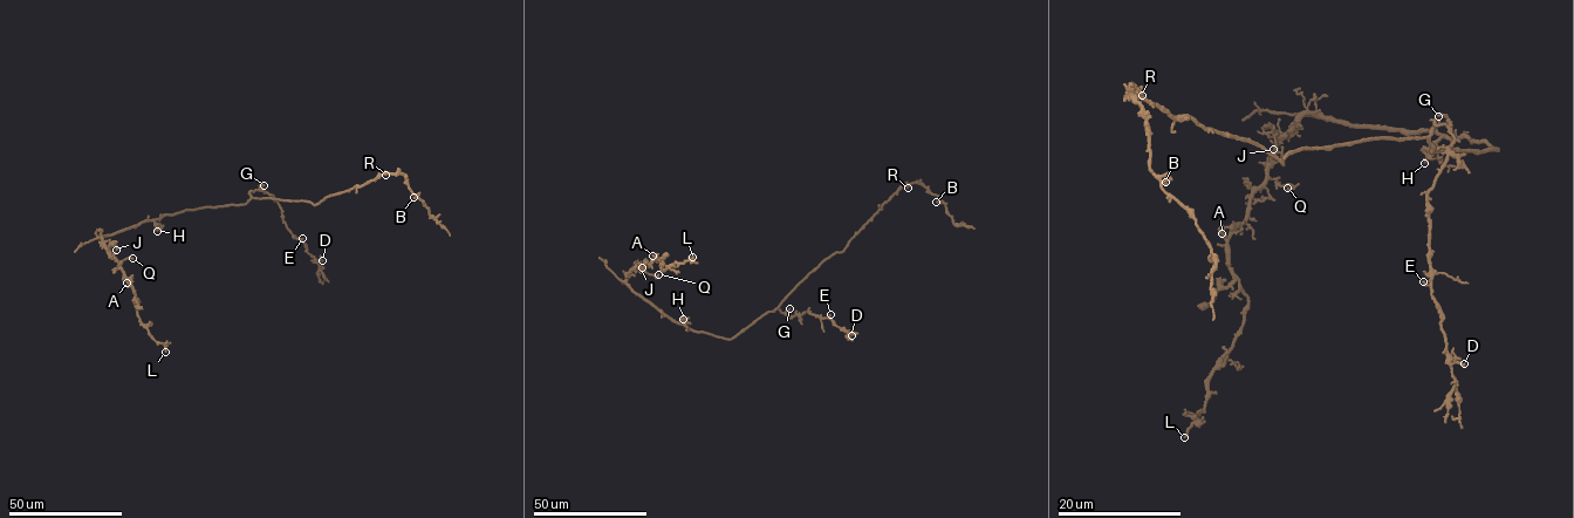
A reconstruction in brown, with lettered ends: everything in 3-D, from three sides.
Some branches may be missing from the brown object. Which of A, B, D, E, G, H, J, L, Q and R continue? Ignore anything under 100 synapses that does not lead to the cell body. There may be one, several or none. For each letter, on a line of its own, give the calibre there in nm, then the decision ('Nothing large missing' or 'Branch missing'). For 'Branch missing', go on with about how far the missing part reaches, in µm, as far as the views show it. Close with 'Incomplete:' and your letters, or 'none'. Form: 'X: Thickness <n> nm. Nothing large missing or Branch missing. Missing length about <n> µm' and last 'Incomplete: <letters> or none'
A: Thickness 130 nm. Nothing large missing
B: Thickness 160 nm. Nothing large missing
D: Thickness 120 nm. Nothing large missing
E: Thickness 160 nm. Nothing large missing
G: Thickness 100 nm. Nothing large missing
H: Thickness 150 nm. Nothing large missing
J: Thickness 110 nm. Nothing large missing
L: Thickness 100 nm. Nothing large missing
Q: Thickness 140 nm. Nothing large missing
R: Thickness 120 nm. Nothing large missing
Incomplete: none

